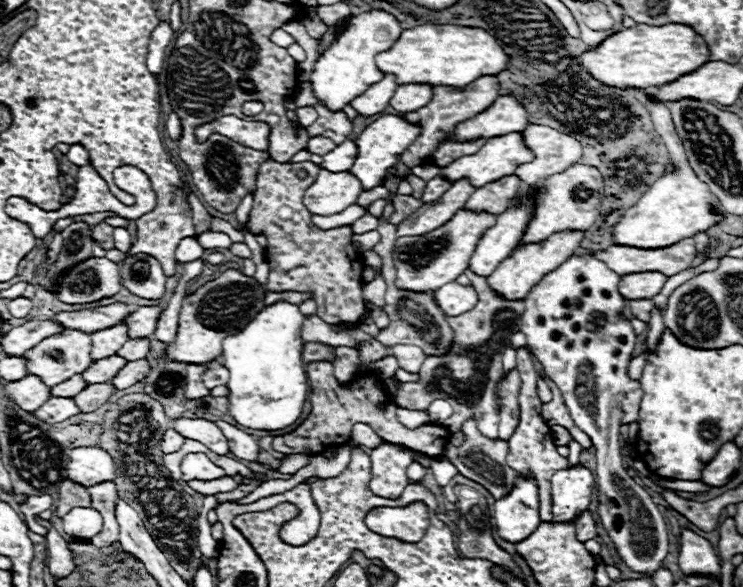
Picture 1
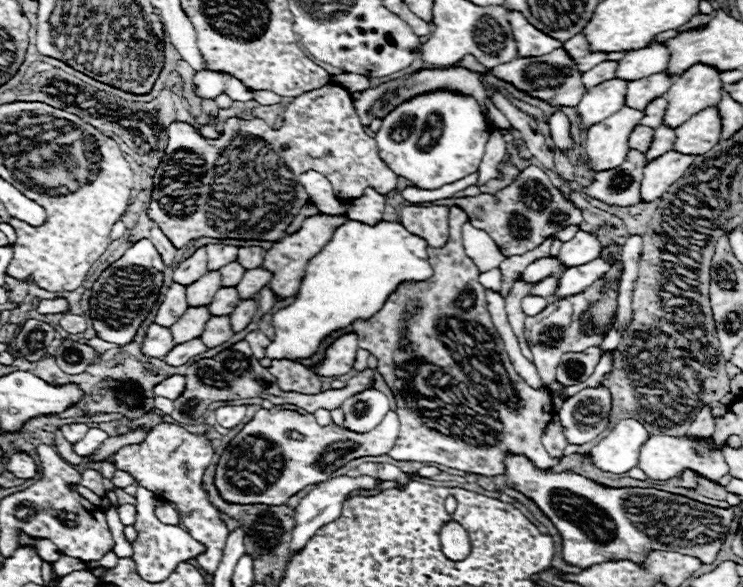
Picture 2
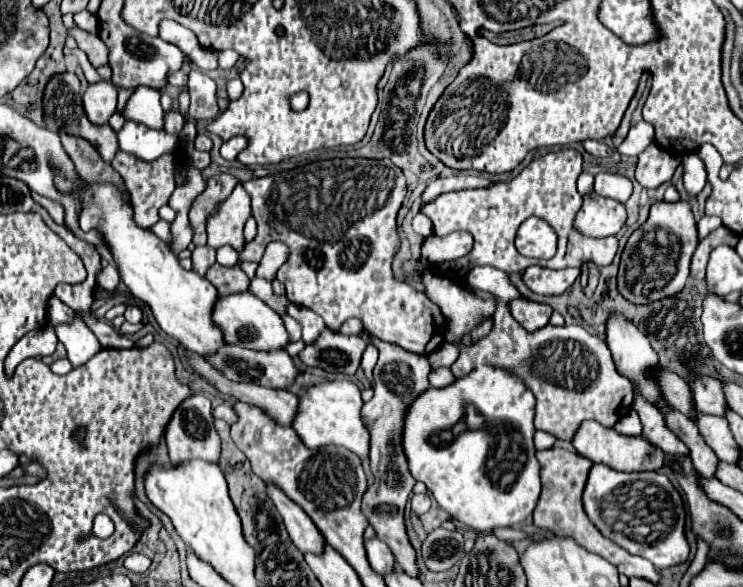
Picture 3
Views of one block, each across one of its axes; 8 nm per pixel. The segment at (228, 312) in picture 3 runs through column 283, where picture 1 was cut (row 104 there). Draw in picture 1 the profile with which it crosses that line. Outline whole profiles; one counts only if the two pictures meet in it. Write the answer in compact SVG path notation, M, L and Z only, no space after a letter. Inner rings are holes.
M370 10L360 16L354 16L344 26L336 42L328 50L324 50L324 54L316 60L312 68L310 84L312 84L312 92L316 100L324 104L328 110L338 112L346 104L350 104L358 94L362 94L368 86L382 80L384 74L376 68L374 56L388 50L398 40L400 32L402 28L398 26L398 20L388 12Z

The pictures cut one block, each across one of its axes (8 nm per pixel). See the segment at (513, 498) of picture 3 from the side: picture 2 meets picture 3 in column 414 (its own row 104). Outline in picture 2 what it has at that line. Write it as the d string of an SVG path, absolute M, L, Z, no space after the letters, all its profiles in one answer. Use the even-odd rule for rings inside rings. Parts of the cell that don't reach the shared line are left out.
M436 90L418 94L386 114L374 140L380 158L396 176L410 180L418 188L436 190L478 170L490 134L492 126L486 122L480 104L472 96Z

